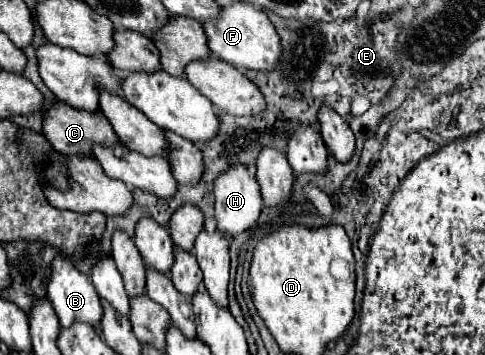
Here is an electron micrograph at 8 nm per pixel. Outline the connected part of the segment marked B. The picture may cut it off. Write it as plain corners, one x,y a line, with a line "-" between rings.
55,259
53,261
53,273
51,273
49,283
47,283
47,297
53,303
53,309
61,321
61,327
71,327
73,323
87,323
95,331
99,331
101,319
103,319
101,299
93,287
91,279
87,275
79,273
71,265
71,261
67,261
67,259

